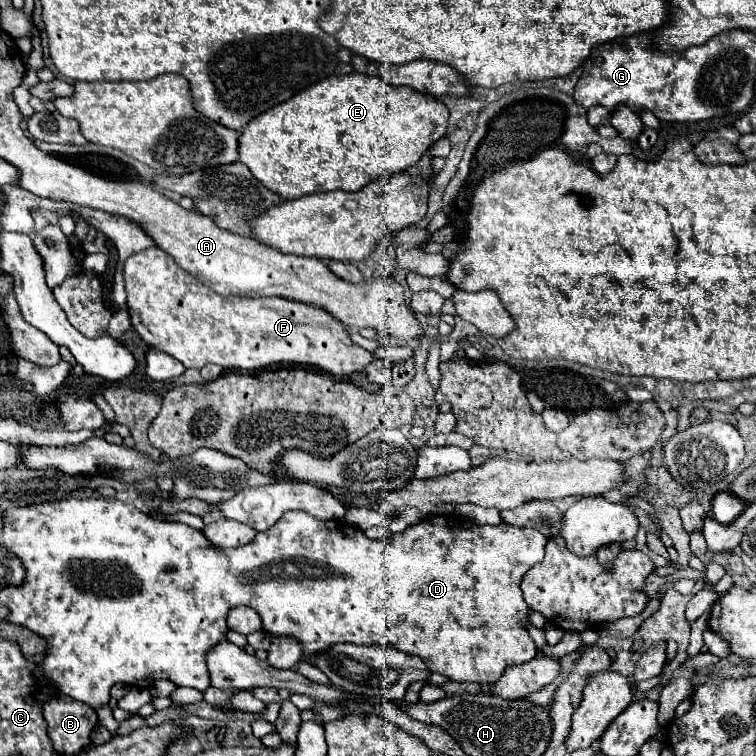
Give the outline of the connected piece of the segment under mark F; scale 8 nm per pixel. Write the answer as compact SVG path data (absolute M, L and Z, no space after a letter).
M147 248L129 256L123 276L133 328L149 346L177 358L185 368L203 368L209 362L235 370L259 370L269 364L305 364L317 366L335 378L347 378L371 362L371 352L355 346L345 326L333 320L325 310L283 298L247 300L239 296L221 296L177 266L175 260L159 248Z

